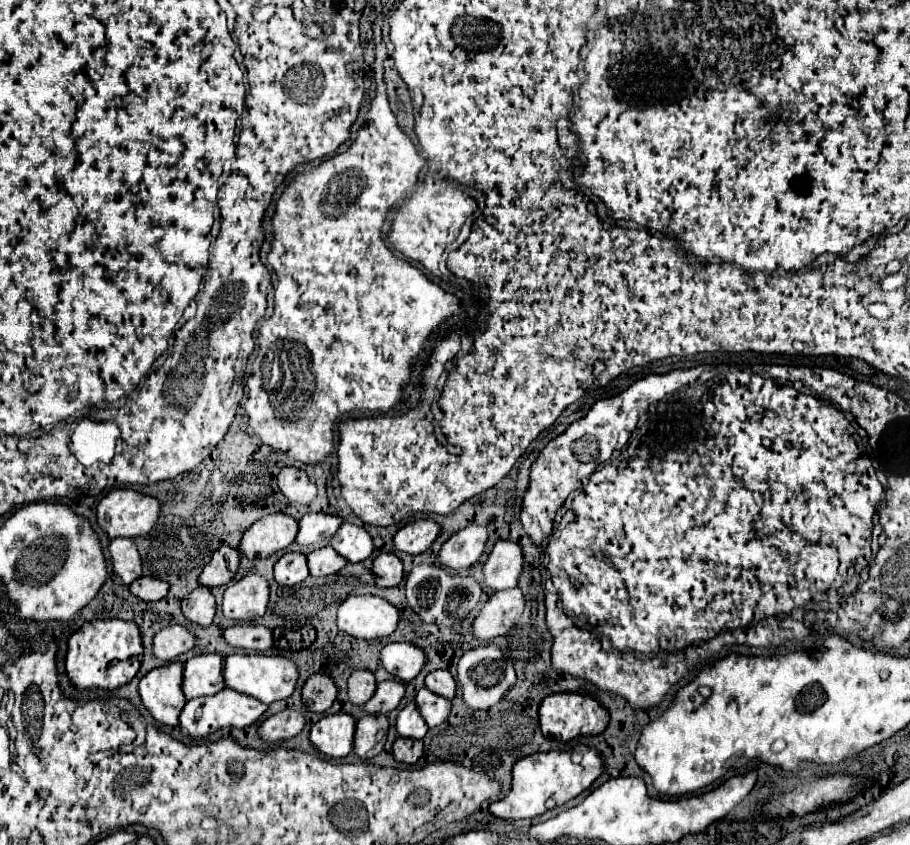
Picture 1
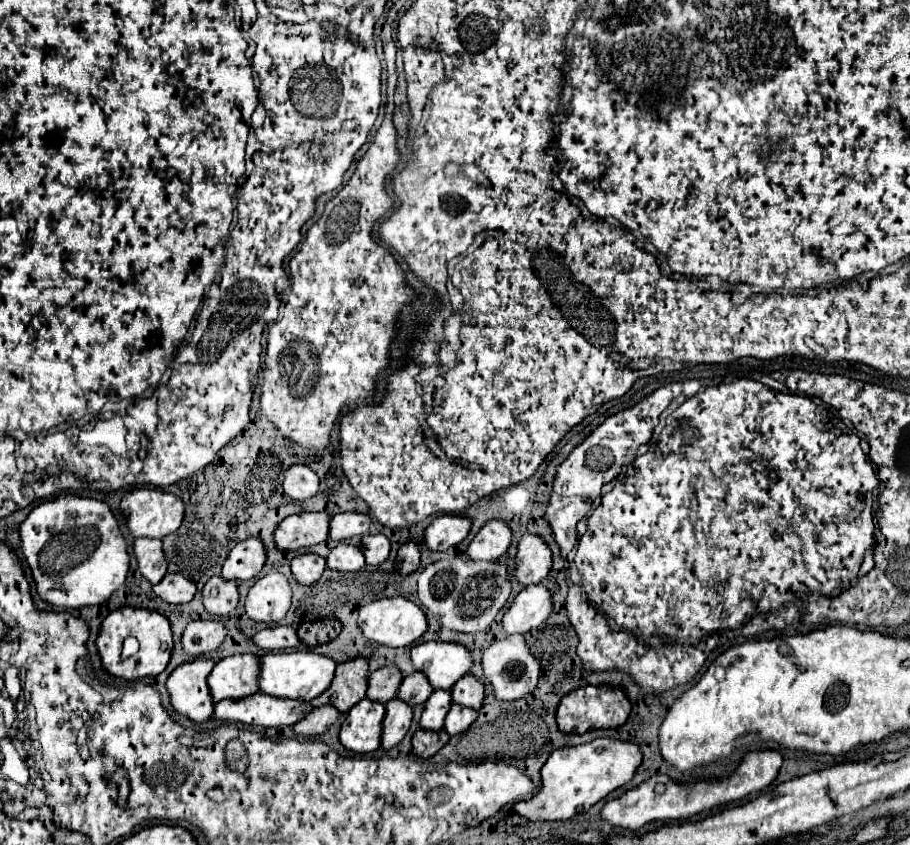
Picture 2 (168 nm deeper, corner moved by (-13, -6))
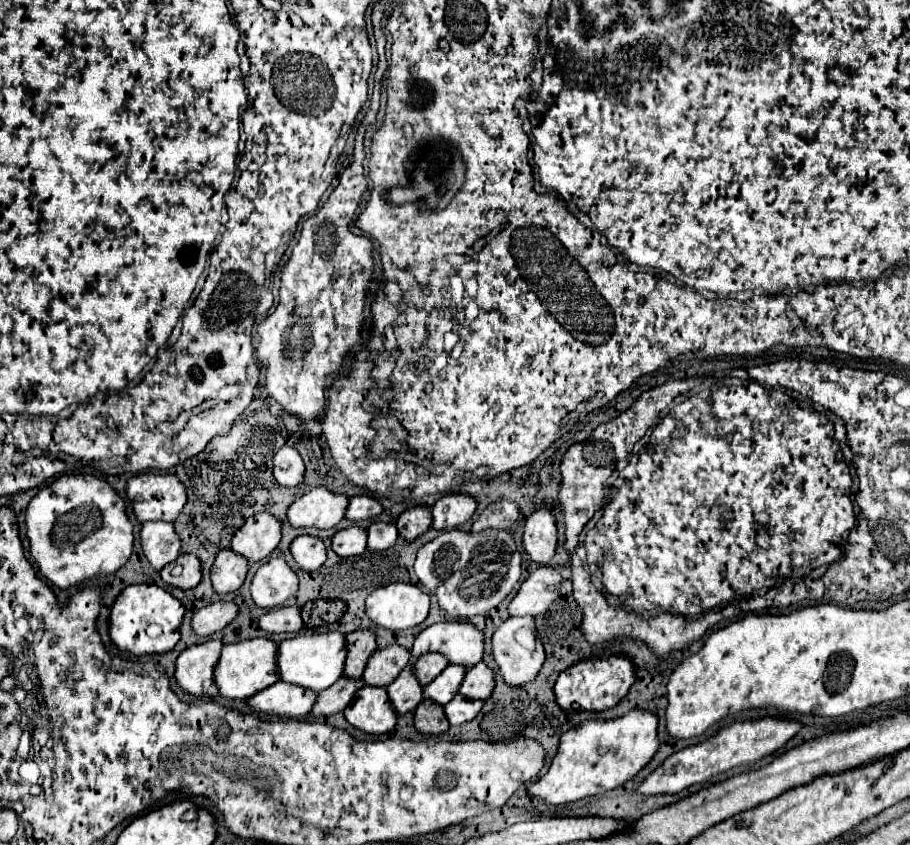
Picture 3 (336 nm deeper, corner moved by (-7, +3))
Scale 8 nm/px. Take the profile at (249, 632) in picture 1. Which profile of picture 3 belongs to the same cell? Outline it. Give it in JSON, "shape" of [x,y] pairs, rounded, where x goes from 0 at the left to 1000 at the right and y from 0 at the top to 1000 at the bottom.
{"shape":[[[311,717],[302,720],[285,731],[285,743],[293,750],[315,750],[329,748],[333,743],[331,720],[329,717]]]}

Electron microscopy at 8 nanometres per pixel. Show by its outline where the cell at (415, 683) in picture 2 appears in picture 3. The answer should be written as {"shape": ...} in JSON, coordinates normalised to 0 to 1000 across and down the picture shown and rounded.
{"shape":[[[469,772],[465,776],[460,776],[460,781],[456,783],[456,800],[460,805],[460,809],[469,812],[474,809],[489,791],[493,788],[493,781],[480,772]]]}

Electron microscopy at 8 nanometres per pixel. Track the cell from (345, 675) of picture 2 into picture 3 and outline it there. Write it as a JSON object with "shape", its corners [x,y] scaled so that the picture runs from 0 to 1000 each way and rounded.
{"shape":[[[390,746],[381,750],[381,783],[379,800],[397,802],[403,779],[414,769],[412,750],[408,746]]]}

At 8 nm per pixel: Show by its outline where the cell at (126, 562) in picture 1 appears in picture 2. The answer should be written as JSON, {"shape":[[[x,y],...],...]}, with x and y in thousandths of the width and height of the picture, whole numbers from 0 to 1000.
{"shape":[[[148,638],[148,659],[153,666],[155,680],[166,690],[175,690],[184,676],[184,664],[179,657],[177,640],[170,638]]]}

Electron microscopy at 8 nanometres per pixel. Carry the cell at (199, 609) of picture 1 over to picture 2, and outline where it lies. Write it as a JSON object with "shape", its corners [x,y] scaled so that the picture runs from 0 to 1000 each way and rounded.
{"shape":[[[243,680],[232,683],[223,695],[223,716],[230,728],[249,730],[260,718],[260,711],[263,711],[260,690],[247,688]]]}

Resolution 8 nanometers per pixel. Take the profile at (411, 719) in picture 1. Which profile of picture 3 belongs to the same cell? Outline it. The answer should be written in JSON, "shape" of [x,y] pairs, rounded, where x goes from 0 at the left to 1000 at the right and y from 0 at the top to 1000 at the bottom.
{"shape":[[[493,786],[471,812],[467,812],[465,824],[480,828],[482,833],[491,833],[504,819],[504,812],[511,802],[511,795],[513,795],[513,788]]]}

